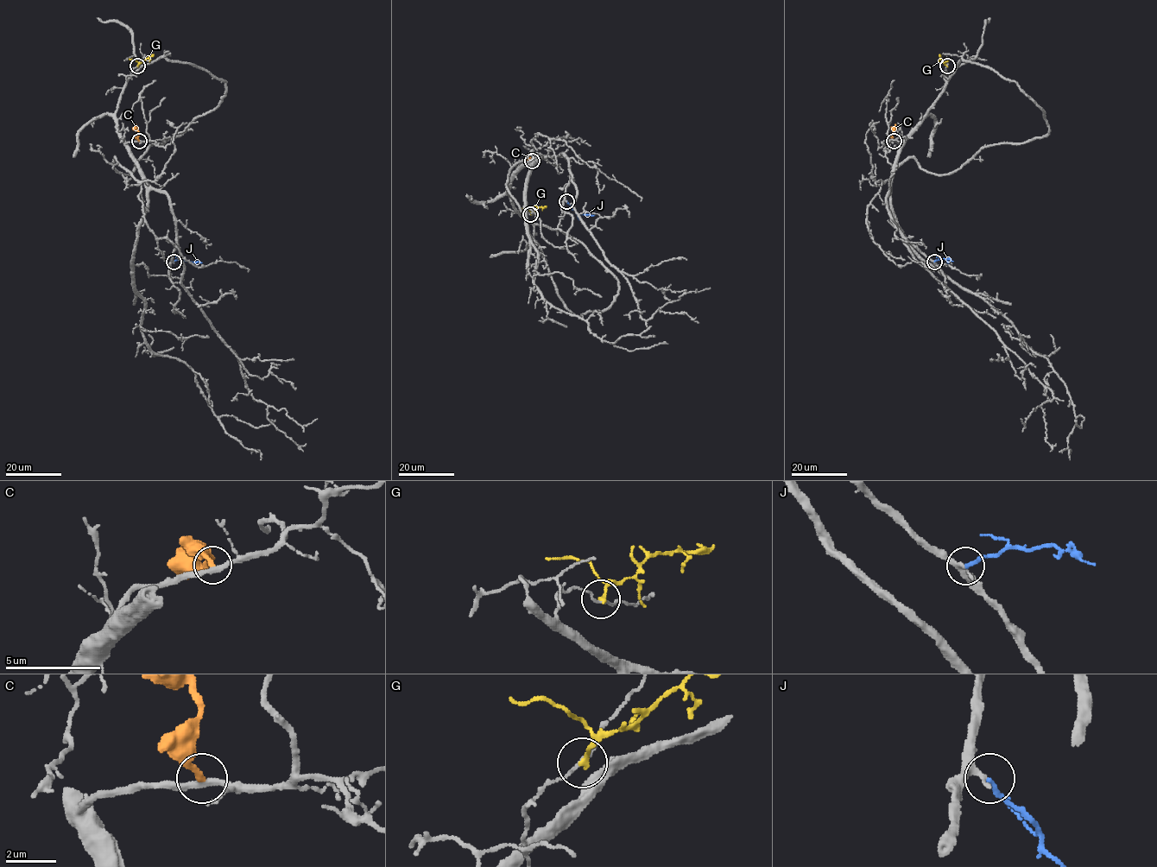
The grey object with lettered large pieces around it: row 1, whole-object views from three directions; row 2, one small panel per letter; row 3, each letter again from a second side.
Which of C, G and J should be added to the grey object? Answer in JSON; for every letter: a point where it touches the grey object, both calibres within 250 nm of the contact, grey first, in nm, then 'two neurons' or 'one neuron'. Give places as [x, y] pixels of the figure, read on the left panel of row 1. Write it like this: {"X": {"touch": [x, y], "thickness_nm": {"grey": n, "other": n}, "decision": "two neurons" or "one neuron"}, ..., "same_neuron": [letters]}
{"C": {"touch": [139, 141], "thickness_nm": {"grey": 260, "other": 240}, "decision": "two neurons"}, "G": {"touch": [137, 66], "thickness_nm": {"grey": 110, "other": 170}, "decision": "two neurons"}, "J": {"touch": [173, 262], "thickness_nm": {"grey": 220, "other": 180}, "decision": "one neuron"}, "same_neuron": ["J"]}

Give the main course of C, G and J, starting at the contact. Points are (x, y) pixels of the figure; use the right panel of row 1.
C: (894, 140), (892, 132), (895, 124)
G: (946, 66), (938, 54)
J: (934, 261), (947, 259), (948, 262)

